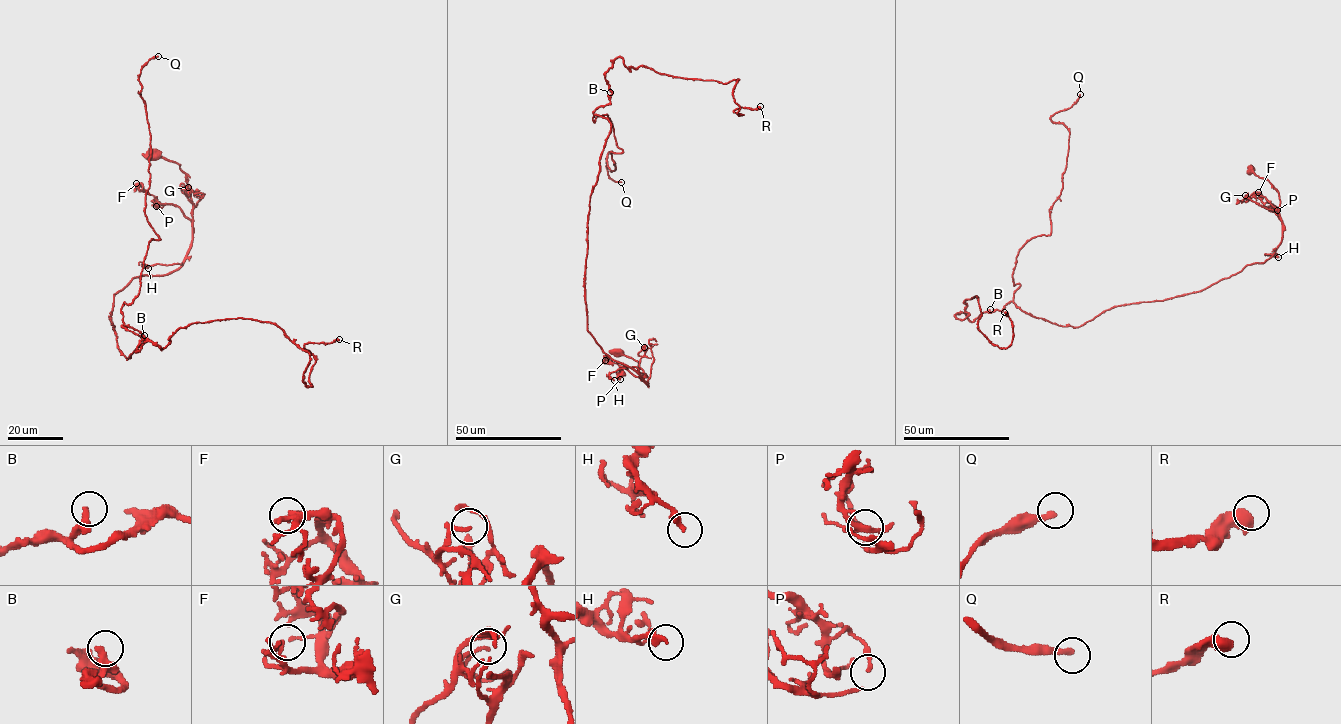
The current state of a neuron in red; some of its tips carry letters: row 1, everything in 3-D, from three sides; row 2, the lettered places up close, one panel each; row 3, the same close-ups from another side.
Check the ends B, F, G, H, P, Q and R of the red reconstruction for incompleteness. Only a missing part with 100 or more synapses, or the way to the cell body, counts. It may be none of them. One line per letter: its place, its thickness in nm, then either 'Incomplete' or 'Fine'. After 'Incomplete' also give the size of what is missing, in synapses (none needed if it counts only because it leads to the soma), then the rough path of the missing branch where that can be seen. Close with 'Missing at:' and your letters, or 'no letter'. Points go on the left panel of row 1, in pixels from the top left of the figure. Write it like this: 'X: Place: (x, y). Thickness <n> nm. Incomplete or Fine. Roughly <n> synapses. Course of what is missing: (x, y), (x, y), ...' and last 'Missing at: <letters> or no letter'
B: Place: (144, 335). Thickness 400 nm. Fine
F: Place: (136, 183). Thickness 130 nm. Fine
G: Place: (188, 187). Thickness 100 nm. Fine
H: Place: (148, 268). Thickness 240 nm. Fine
P: Place: (156, 206). Thickness 140 nm. Fine
Q: Place: (158, 56). Thickness 240 nm. Fine
R: Place: (339, 339). Thickness 550 nm. Fine
Missing at: no letter

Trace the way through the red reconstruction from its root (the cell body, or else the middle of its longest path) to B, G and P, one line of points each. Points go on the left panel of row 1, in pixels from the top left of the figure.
B: (154, 154), (186, 175), (192, 244), (177, 269), (114, 295), (119, 350), (144, 341), (122, 325), (144, 335)
G: (154, 154), (180, 165), (186, 175), (192, 207), (181, 190), (184, 187), (187, 193), (185, 189), (188, 187)
P: (154, 154), (180, 165), (187, 180), (192, 218), (188, 218), (177, 207), (160, 203), (156, 197), (156, 206)

